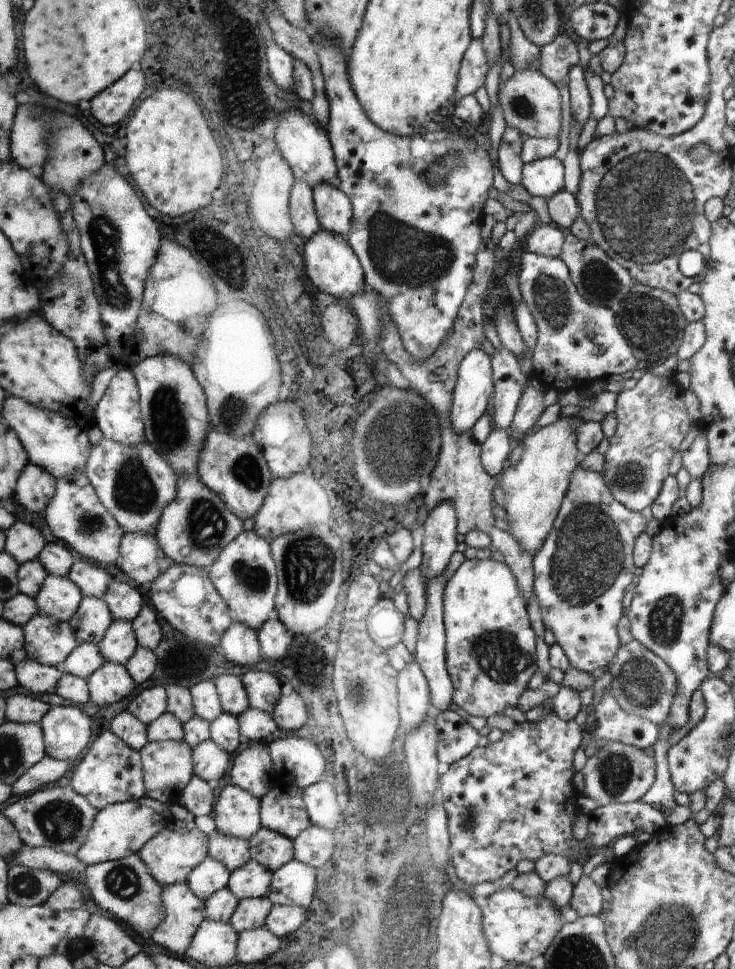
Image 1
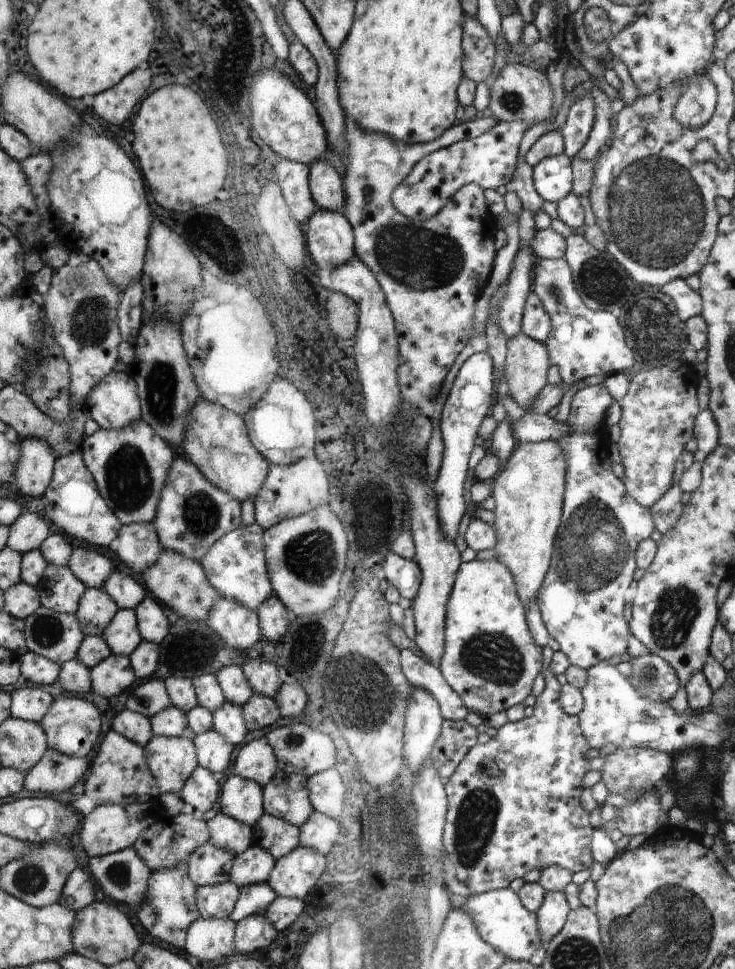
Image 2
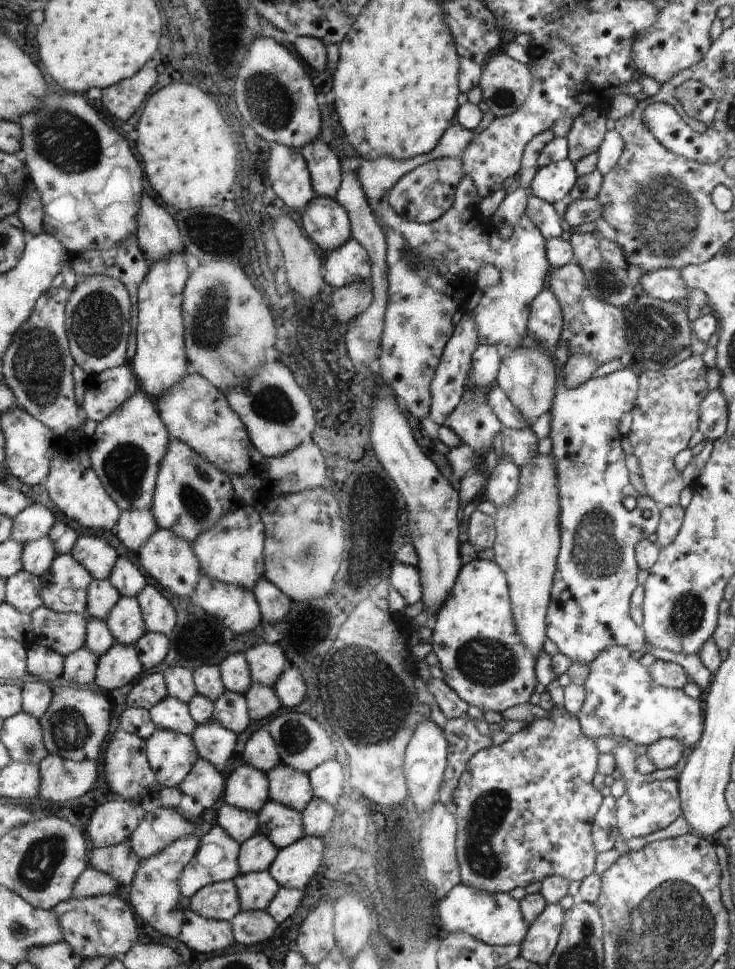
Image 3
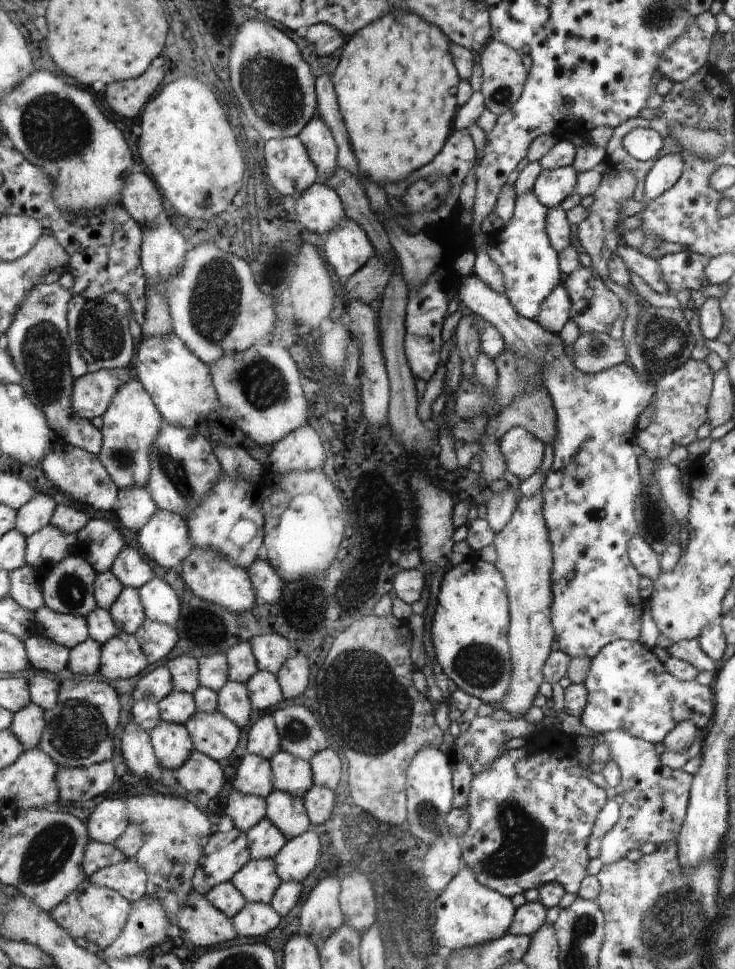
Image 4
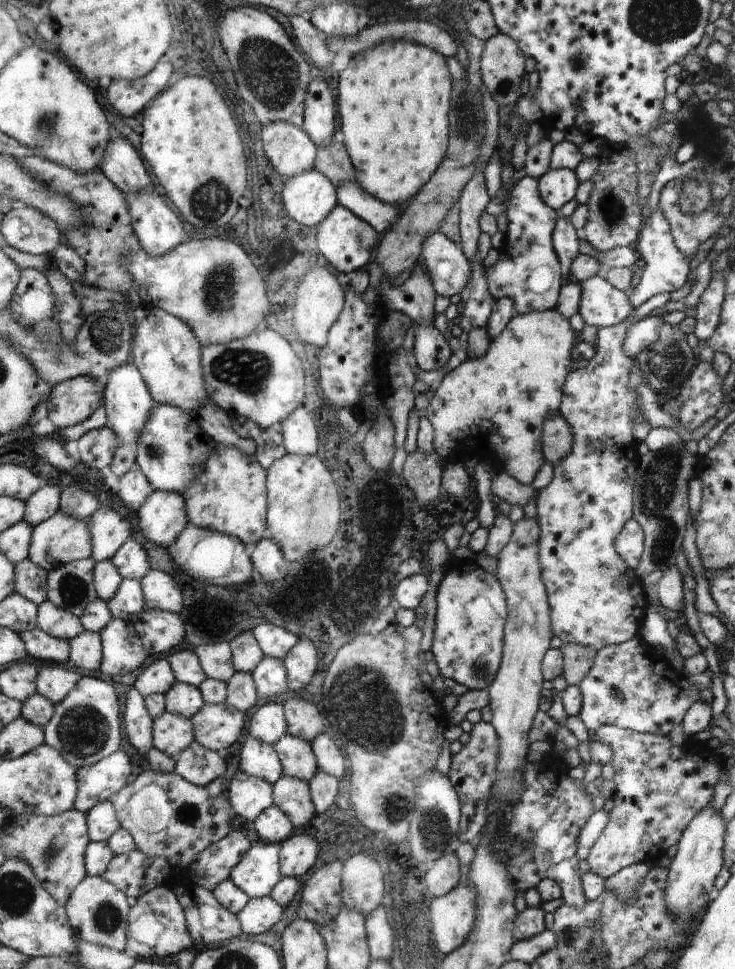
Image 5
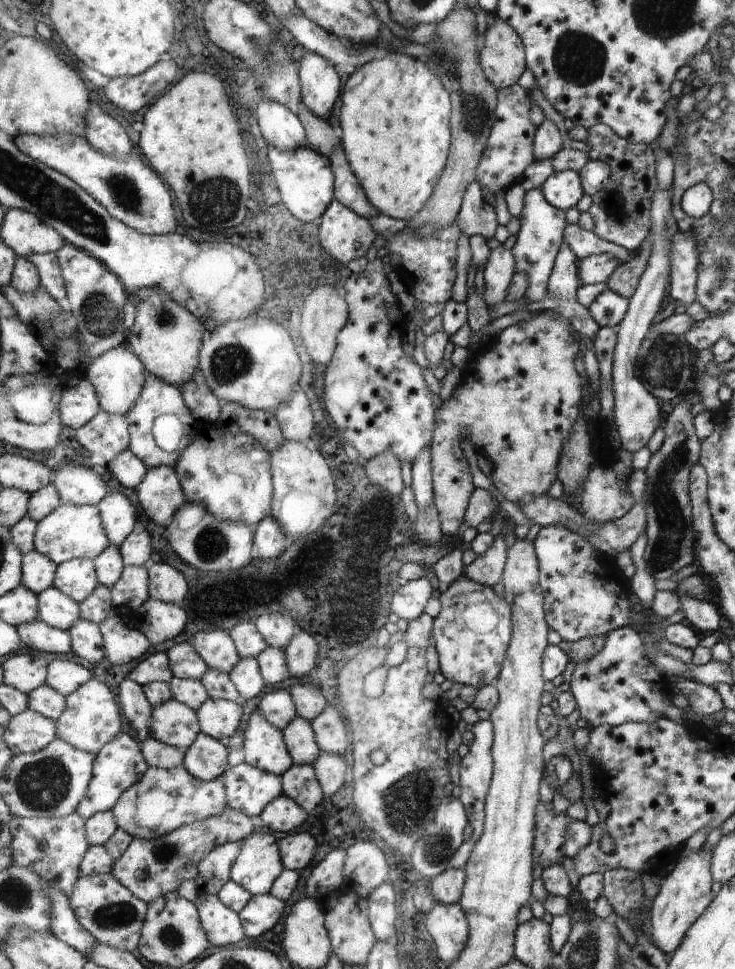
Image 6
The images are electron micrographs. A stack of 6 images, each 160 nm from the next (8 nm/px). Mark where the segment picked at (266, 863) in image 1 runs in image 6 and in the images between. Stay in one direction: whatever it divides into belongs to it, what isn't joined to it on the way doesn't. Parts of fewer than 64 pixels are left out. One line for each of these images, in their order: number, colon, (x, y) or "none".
2: (279, 837)
3: (283, 825)
4: (289, 813)
5: (293, 795)
6: (300, 783)

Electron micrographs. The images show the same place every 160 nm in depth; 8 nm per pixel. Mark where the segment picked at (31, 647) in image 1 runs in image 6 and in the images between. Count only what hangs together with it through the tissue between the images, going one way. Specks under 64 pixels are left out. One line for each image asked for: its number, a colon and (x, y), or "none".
2: (57, 636)
3: (65, 633)
4: (70, 631)
5: (57, 622)
6: (58, 610)

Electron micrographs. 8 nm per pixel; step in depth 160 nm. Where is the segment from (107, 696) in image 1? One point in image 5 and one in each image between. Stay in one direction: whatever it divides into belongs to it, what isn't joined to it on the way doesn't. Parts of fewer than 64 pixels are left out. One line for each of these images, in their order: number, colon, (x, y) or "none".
2: (115, 674)
3: (120, 665)
4: (122, 657)
5: (123, 651)

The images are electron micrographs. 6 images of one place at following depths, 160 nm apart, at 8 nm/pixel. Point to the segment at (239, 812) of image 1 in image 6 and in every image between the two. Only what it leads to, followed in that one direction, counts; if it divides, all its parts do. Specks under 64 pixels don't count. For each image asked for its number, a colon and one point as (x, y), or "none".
2: (242, 799)
3: (247, 788)
4: (253, 777)
5: (259, 760)
6: (265, 747)

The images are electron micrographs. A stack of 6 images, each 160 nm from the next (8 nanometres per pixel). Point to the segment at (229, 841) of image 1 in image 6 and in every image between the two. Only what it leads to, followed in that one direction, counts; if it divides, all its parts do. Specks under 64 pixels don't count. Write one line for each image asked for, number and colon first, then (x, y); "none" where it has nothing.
2: (226, 833)
3: (240, 824)
4: (246, 811)
5: (249, 797)
6: (249, 789)

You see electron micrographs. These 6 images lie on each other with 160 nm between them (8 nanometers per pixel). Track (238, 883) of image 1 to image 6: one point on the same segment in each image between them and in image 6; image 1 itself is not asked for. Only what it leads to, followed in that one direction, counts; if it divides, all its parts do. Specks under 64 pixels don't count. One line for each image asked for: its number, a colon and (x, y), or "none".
2: (254, 866)
3: (258, 853)
4: (265, 840)
5: (274, 826)
6: (283, 814)

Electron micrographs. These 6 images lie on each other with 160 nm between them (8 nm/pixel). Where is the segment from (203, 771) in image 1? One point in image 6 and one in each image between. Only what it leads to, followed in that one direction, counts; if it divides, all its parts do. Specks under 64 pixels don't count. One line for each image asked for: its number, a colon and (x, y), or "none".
2: (214, 751)
3: (215, 744)
4: (214, 735)
5: (217, 726)
6: (218, 718)

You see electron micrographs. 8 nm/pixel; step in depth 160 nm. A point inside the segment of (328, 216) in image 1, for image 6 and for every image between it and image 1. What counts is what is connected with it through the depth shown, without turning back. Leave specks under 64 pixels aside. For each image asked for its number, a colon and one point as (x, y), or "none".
2: (326, 183)
3: (326, 171)
4: (317, 137)
5: (320, 113)
6: (321, 85)

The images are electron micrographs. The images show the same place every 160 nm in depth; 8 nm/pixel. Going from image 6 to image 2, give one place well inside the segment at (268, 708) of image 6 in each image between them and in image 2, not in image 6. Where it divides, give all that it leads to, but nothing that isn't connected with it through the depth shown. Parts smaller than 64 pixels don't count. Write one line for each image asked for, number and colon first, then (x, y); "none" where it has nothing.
2: (256, 761)
3: (260, 751)
4: (263, 740)
5: (269, 724)

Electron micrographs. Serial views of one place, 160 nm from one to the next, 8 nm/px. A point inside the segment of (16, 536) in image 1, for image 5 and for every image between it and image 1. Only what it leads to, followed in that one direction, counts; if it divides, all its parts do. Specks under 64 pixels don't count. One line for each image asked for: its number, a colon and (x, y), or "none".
2: (29, 532)
3: (33, 524)
4: (36, 515)
5: (44, 503)

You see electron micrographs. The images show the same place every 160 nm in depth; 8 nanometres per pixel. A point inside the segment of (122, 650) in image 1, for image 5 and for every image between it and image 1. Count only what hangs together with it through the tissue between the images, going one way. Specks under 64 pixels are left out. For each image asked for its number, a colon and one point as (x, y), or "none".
2: (123, 636)
3: (126, 622)
4: (128, 612)
5: (128, 604)

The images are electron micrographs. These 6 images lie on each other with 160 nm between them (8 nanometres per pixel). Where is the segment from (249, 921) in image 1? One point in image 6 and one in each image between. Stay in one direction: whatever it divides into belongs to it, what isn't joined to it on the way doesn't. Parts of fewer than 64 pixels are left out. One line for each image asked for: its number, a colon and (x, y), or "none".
2: (255, 899)
3: (256, 890)
4: (257, 881)
5: (256, 874)
6: (258, 864)

